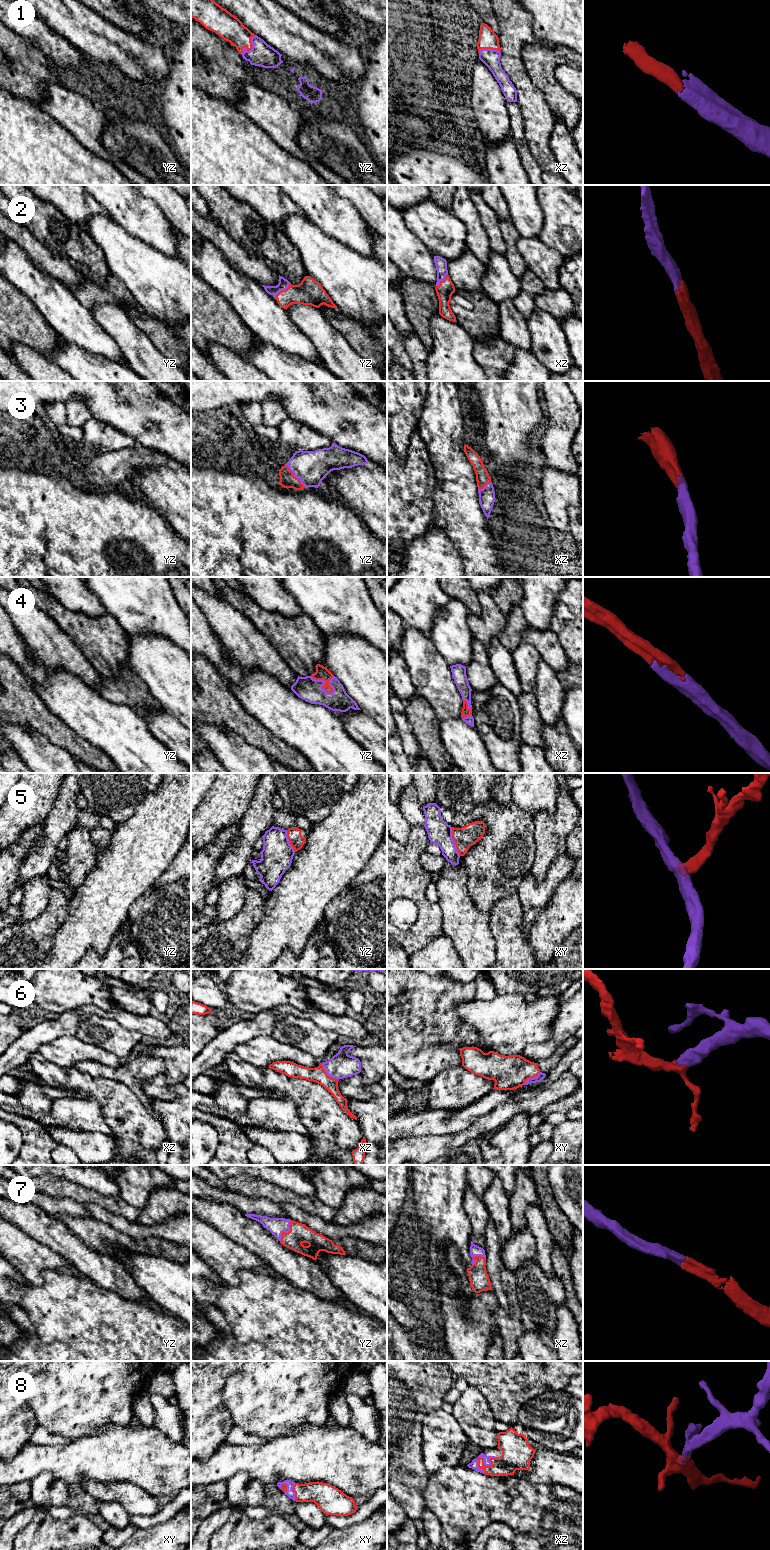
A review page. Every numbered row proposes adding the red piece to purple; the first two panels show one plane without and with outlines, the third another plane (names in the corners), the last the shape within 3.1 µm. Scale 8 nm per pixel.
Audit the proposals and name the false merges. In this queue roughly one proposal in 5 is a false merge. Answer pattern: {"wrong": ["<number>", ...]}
{"wrong": ["5"]}

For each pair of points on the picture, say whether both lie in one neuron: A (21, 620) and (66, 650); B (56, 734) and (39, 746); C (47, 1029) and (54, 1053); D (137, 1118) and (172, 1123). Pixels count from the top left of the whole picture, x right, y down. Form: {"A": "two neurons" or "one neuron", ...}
{"A": "one neuron", "B": "two neurons", "C": "two neurons", "D": "two neurons"}

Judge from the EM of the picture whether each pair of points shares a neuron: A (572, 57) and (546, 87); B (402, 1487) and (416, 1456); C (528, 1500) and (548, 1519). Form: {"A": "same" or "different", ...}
{"A": "same", "B": "same", "C": "same"}

